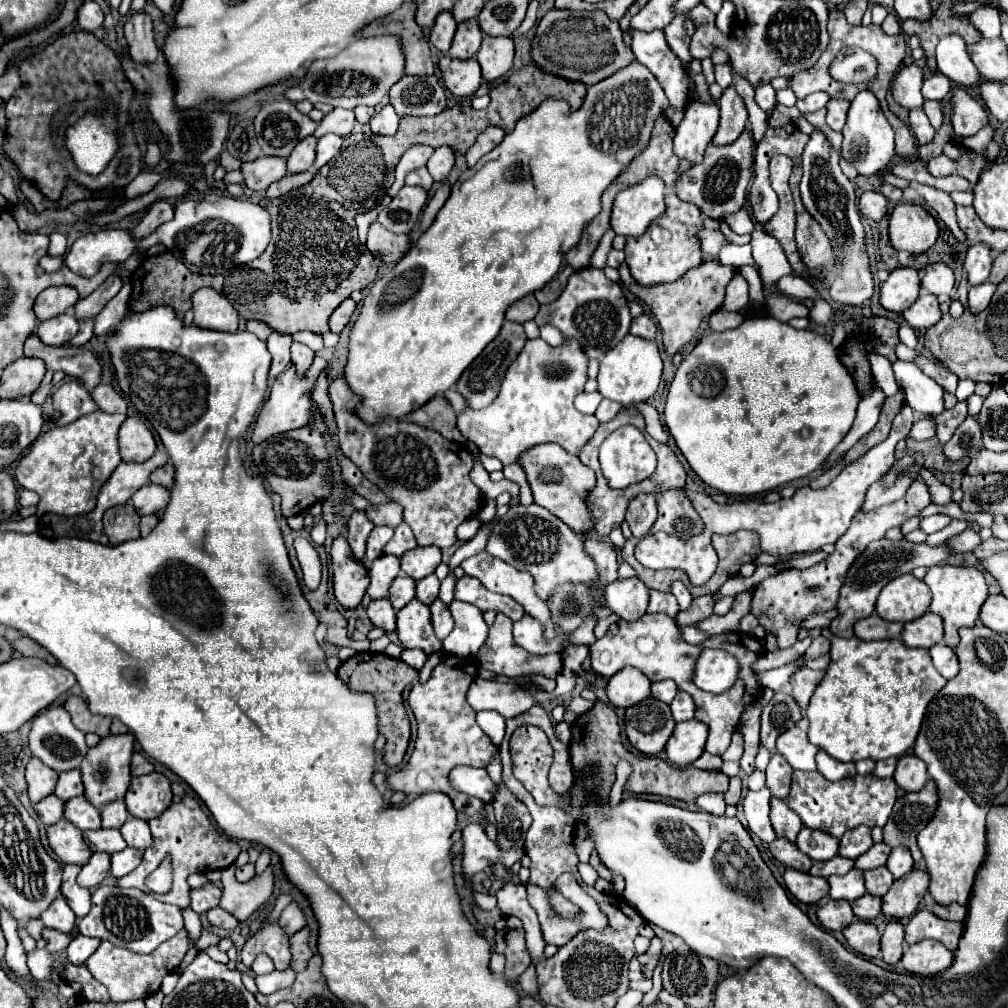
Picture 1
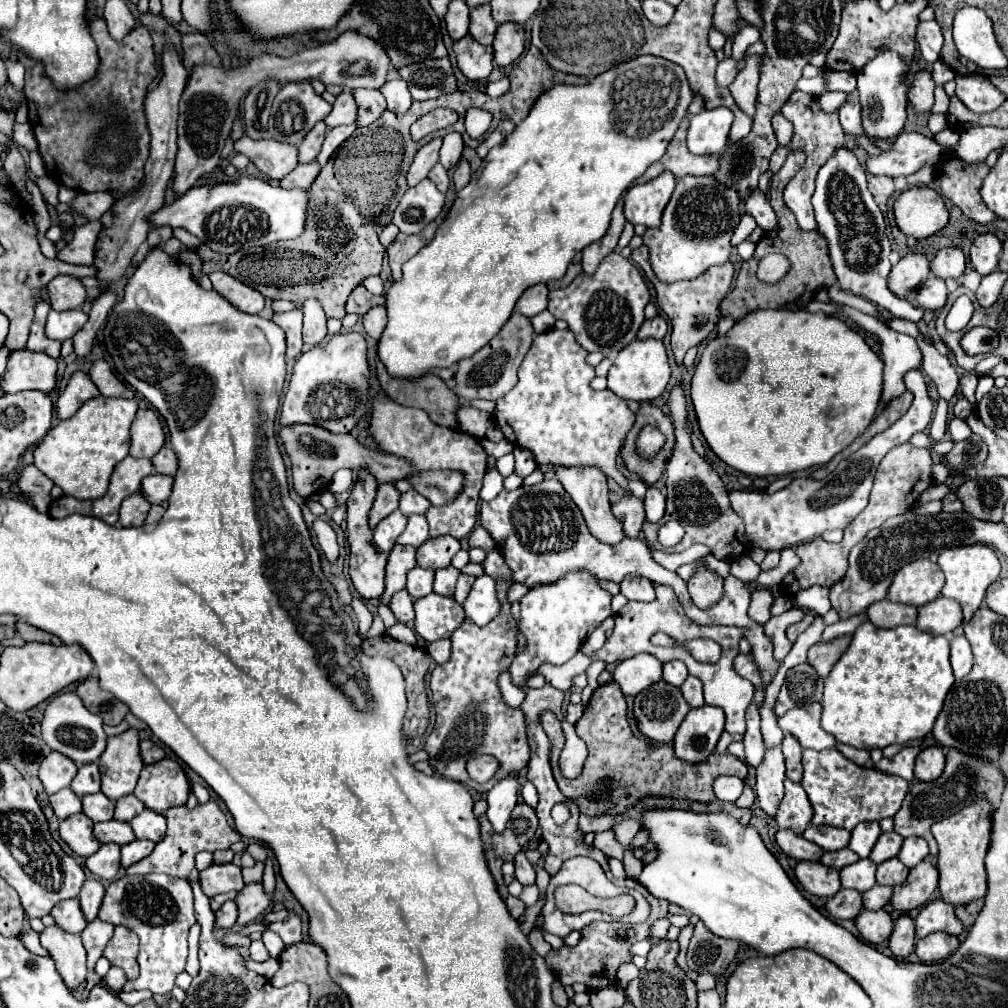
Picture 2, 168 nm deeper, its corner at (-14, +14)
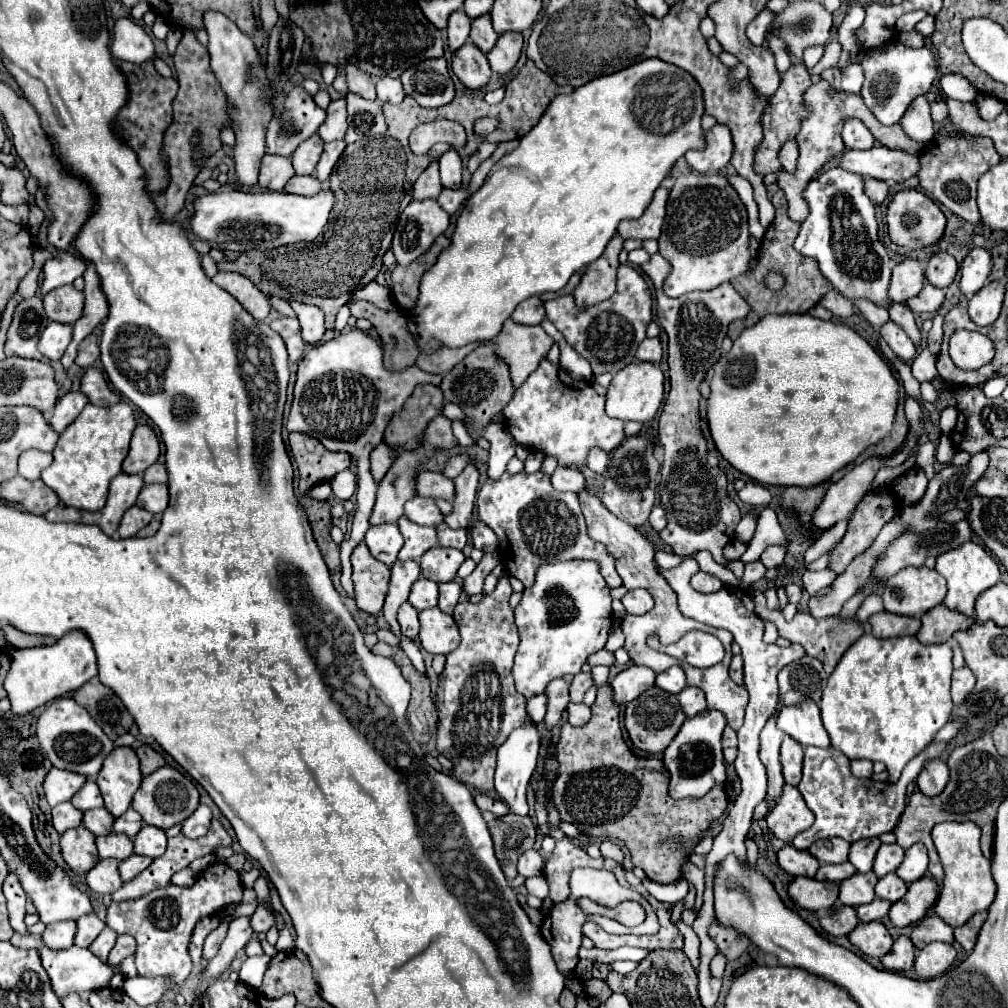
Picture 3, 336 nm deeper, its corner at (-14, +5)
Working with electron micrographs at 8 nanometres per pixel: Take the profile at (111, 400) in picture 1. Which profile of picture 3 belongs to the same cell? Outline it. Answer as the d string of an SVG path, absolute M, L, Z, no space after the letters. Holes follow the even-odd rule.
M89 367L85 371L85 375L81 377L79 391L83 395L87 395L89 403L99 405L99 407L111 407L111 405L121 401L121 397L107 385L103 373L99 369L95 369L95 367Z

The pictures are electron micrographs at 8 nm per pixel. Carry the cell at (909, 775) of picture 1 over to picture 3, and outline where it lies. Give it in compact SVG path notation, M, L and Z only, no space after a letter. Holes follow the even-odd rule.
M941 759L929 761L929 763L923 767L923 771L919 773L919 777L917 777L917 785L919 785L919 789L921 789L927 797L939 795L939 793L945 789L947 781L949 781L949 767L947 767L947 763L941 761Z

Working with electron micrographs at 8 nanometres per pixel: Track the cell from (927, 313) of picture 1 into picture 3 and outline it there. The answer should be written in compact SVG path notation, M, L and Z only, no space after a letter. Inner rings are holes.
M925 283L925 287L919 291L919 295L911 297L907 301L907 305L913 313L937 313L943 299L945 299L945 293L941 289Z

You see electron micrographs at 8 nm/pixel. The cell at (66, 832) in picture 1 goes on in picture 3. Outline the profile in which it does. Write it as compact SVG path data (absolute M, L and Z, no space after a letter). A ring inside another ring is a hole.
M75 827L61 835L61 855L71 871L85 875L97 861L95 835L85 827Z

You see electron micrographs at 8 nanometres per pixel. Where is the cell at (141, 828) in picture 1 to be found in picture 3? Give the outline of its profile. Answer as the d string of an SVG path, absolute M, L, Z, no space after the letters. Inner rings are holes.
M143 825L143 829L135 835L133 839L135 845L135 853L137 855L147 855L147 857L159 857L165 853L165 845L167 845L167 837L163 829L151 827L151 825Z

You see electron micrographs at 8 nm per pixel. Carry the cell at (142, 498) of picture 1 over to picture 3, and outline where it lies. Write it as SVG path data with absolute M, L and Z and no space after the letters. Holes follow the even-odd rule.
M145 485L137 497L137 507L143 507L155 515L167 509L167 501L169 501L167 485Z

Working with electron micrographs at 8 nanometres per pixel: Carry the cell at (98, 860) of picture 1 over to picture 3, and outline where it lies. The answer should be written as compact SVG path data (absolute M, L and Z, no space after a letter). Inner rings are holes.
M99 859L97 865L85 875L89 889L95 893L101 893L101 895L117 891L123 885L119 871L117 871L117 865L119 865L119 861Z

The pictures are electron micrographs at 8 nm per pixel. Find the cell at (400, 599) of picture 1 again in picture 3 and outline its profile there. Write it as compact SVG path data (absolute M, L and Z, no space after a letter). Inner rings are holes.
M421 577L419 581L415 581L415 585L413 585L413 589L411 589L411 595L409 595L409 603L411 603L417 611L435 607L435 605L437 605L437 583L427 581L427 579L423 579L423 577Z

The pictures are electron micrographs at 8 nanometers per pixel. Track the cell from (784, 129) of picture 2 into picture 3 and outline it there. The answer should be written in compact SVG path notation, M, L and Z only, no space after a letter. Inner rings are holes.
M791 139L783 145L781 149L781 163L783 163L783 169L789 171L789 173L795 173L797 171L797 157L799 157L799 151L797 151L797 143Z

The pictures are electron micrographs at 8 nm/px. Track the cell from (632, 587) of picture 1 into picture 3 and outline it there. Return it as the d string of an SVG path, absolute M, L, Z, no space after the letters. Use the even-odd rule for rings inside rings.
M645 589L627 591L621 601L623 601L625 611L631 615L643 615L643 613L651 611L651 607L653 607L653 597Z

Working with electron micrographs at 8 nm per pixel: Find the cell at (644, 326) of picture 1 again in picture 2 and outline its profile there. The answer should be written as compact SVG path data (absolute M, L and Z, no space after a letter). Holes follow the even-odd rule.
M657 314L655 318L643 322L637 338L659 338L661 340L665 334L667 334L667 318Z

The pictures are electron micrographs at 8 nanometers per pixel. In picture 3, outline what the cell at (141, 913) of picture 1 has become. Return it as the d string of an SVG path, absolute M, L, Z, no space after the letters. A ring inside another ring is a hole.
M213 863L201 875L197 875L193 887L167 885L143 895L137 901L111 903L107 909L107 925L115 933L127 933L137 941L137 971L143 977L167 977L173 987L181 985L191 973L193 961L189 957L189 939L197 921L205 915L215 915L229 905L239 905L243 897L243 885L239 873L227 863Z

